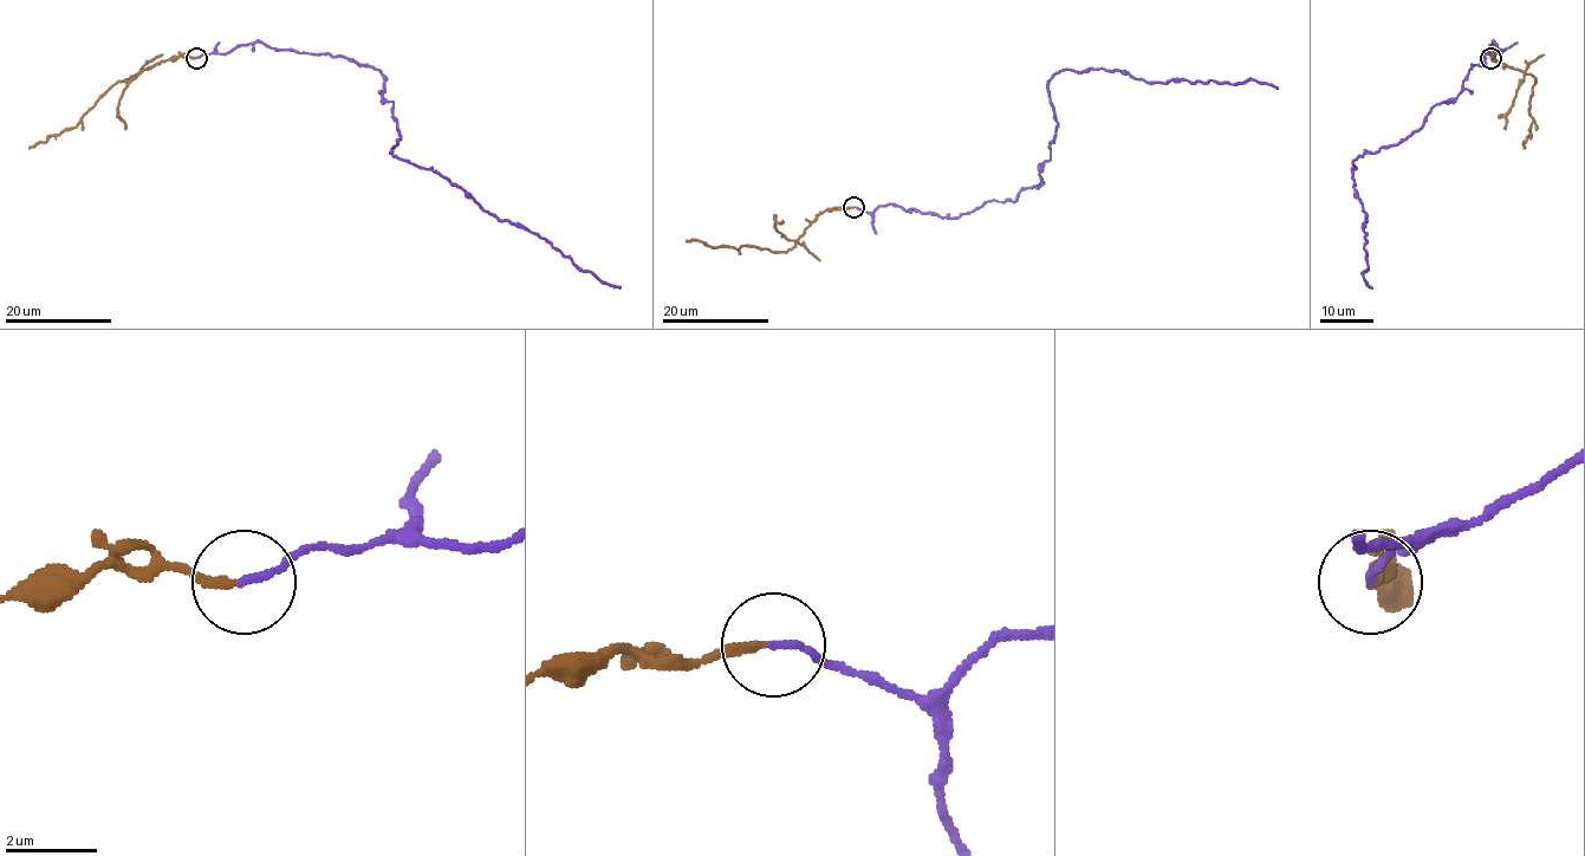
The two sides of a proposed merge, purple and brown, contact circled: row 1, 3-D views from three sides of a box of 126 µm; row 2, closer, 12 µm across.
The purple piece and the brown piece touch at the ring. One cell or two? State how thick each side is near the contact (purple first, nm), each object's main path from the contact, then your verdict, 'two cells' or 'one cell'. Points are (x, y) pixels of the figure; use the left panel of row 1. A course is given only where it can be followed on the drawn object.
160/200 nm | purple via (196, 58), (262, 41), (374, 66), (398, 130), (390, 153), (437, 172), (498, 219), (621, 287) | brown via (195, 58), (179, 56), (117, 80), (73, 128), (28, 149) | two cells

